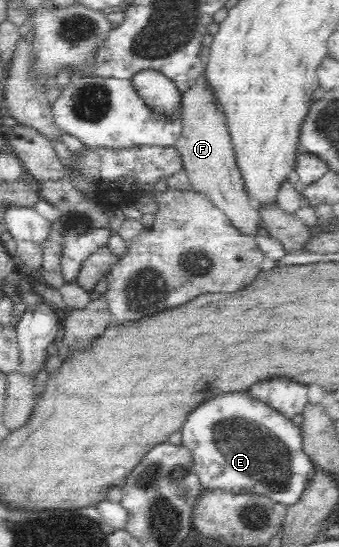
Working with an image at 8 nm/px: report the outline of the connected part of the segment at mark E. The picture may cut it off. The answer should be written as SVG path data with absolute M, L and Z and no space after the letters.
M248 392L206 400L190 412L179 431L181 444L191 452L202 494L214 490L256 494L290 507L300 501L316 469L304 452L300 426Z

